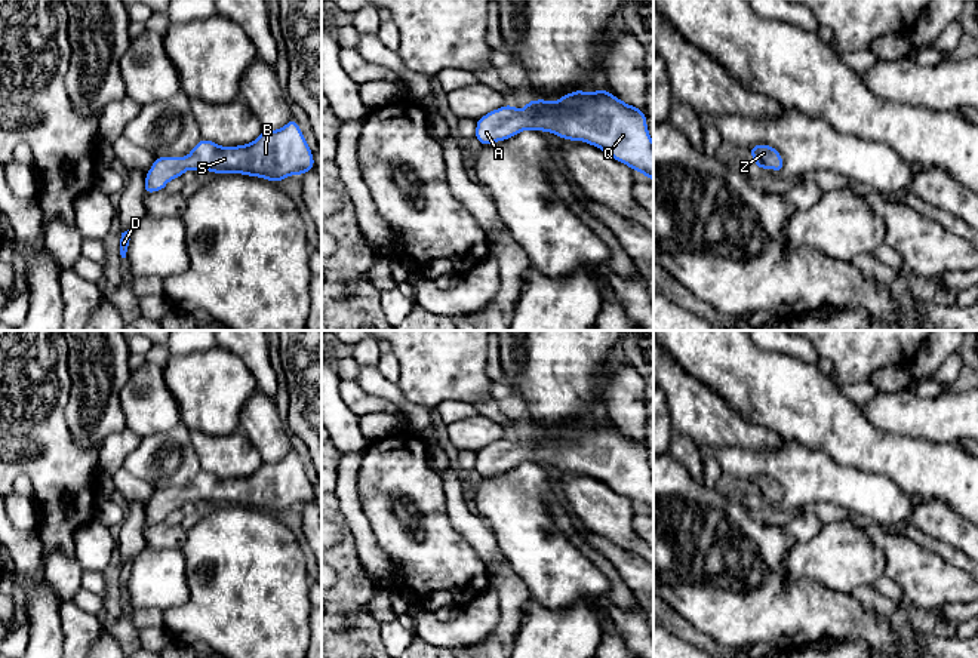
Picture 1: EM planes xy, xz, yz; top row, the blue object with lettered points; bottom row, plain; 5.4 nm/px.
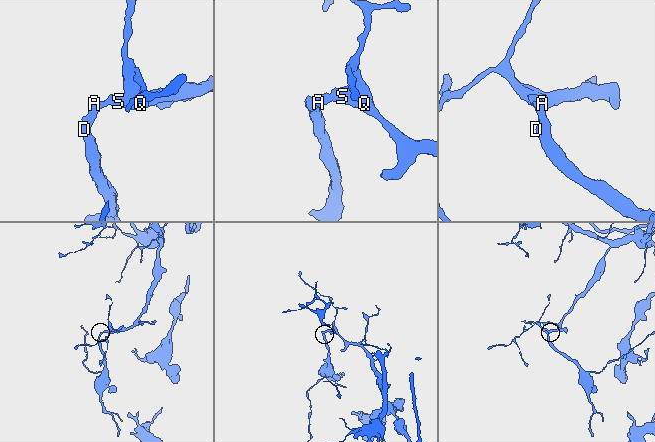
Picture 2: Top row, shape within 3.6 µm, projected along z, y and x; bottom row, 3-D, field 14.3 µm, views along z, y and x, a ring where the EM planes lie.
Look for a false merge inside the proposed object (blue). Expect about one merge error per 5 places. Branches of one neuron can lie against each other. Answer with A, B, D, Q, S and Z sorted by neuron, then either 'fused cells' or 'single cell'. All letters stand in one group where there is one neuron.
A B D Q S Z; single cell

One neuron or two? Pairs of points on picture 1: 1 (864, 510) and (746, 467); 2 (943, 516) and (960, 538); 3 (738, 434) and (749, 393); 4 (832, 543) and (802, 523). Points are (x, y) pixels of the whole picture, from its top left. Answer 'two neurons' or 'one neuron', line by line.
1: one neuron
2: one neuron
3: two neurons
4: two neurons

